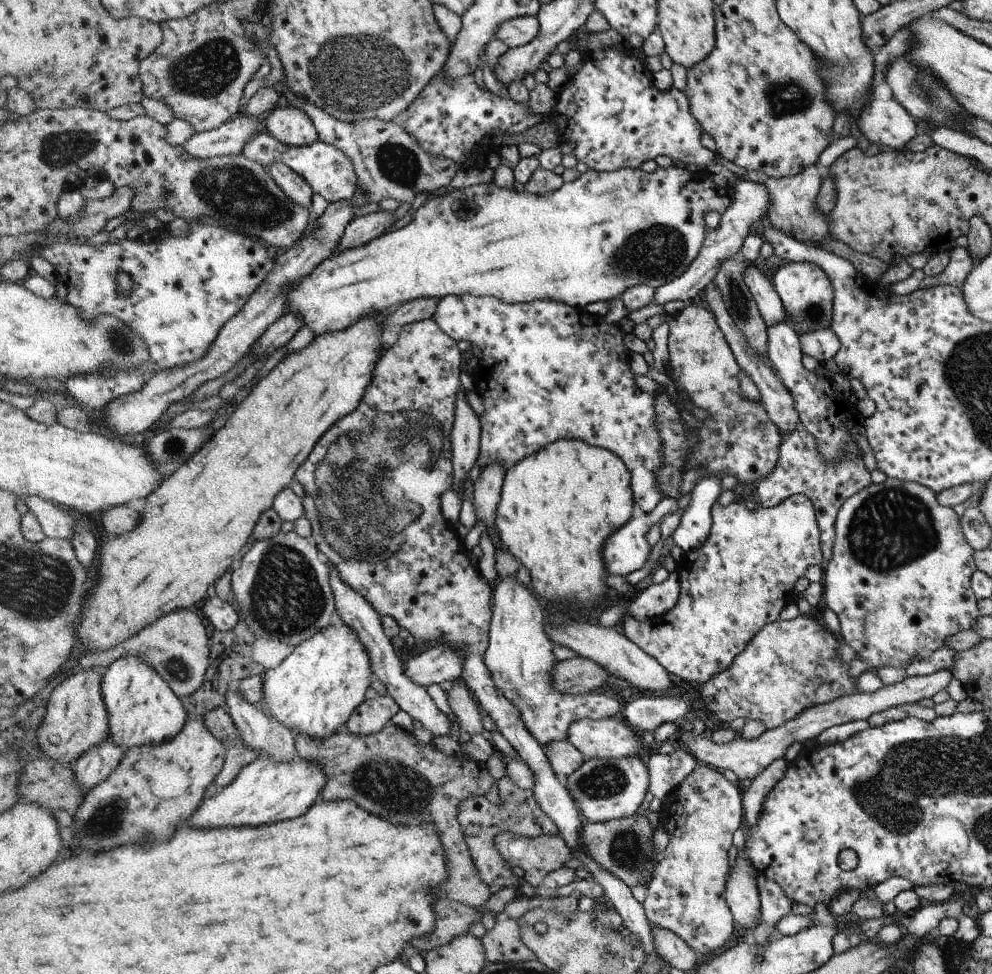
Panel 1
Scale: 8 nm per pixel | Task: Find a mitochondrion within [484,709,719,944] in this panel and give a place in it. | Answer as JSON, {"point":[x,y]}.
{"point":[627,849]}

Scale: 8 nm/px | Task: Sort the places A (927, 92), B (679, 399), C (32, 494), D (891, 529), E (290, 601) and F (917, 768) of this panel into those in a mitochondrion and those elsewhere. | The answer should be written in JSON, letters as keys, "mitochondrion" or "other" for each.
{"A":"mitochondrion","B":"other","C":"other","D":"mitochondrion","E":"mitochondrion","F":"mitochondrion"}

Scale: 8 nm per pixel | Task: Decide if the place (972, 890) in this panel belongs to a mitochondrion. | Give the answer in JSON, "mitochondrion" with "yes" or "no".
{"mitochondrion":"no"}

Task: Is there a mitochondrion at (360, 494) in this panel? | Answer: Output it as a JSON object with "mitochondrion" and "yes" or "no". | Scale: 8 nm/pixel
{"mitochondrion":"yes"}

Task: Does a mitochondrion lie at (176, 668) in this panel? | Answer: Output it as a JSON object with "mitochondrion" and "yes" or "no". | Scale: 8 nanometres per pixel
{"mitochondrion":"yes"}

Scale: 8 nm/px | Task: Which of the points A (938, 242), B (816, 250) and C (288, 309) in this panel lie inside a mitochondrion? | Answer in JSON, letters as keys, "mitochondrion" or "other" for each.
{"A":"other","B":"other","C":"other"}

